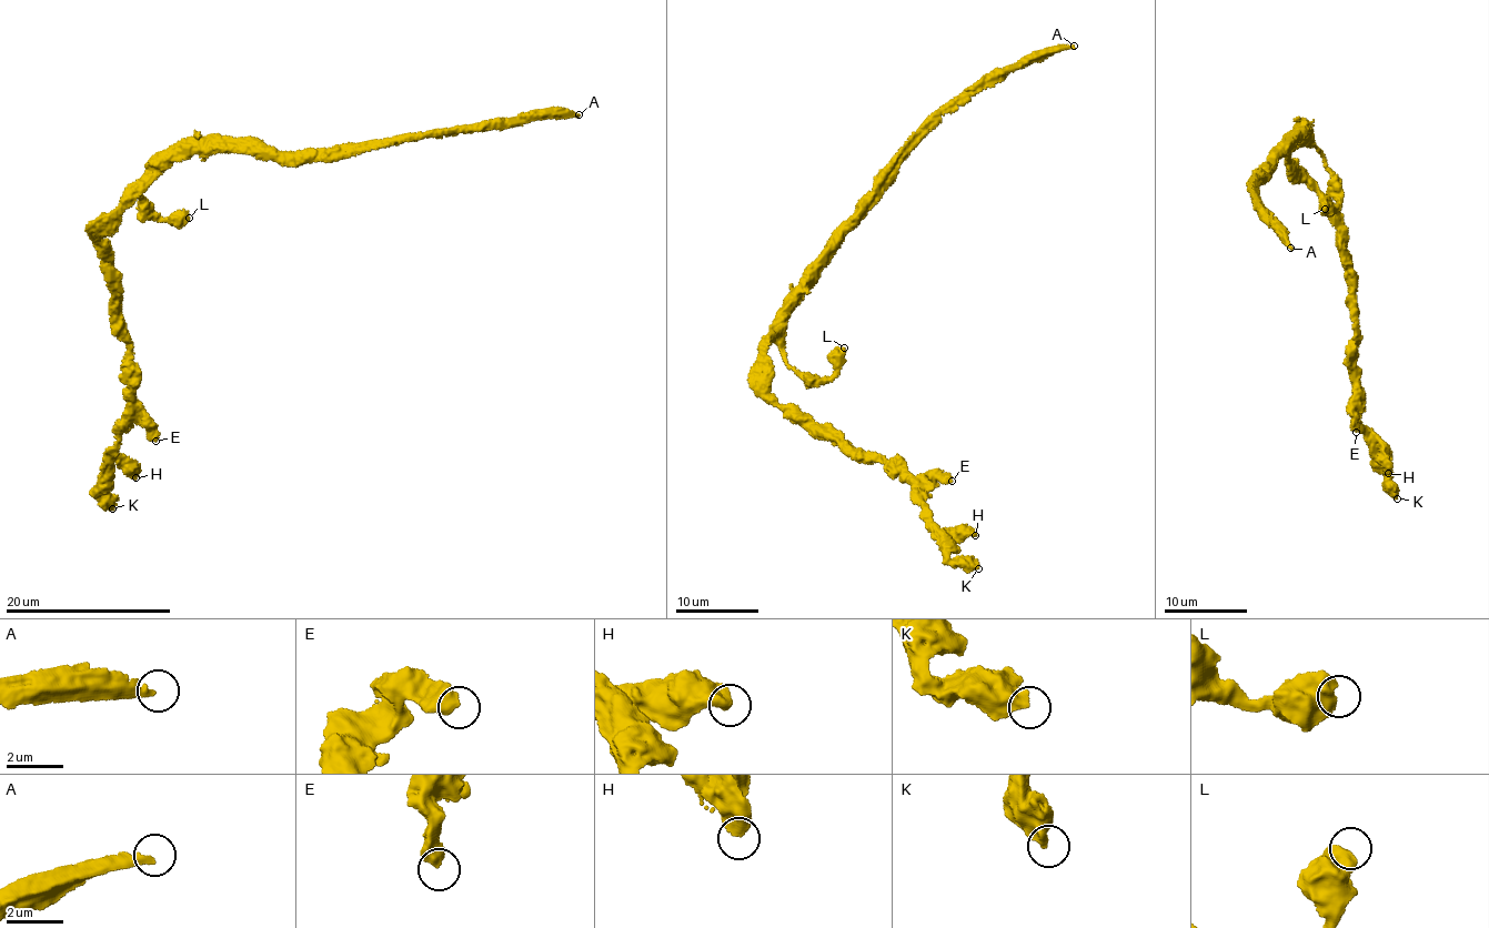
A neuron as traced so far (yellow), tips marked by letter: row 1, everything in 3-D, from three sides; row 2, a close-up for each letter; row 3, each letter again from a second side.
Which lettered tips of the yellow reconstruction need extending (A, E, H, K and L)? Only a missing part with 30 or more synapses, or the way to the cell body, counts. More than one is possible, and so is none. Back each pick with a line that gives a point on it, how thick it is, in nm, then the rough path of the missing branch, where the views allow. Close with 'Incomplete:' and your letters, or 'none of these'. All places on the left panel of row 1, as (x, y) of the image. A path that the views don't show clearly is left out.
A: at (579, 114); 280 nm thick
Incomplete: A

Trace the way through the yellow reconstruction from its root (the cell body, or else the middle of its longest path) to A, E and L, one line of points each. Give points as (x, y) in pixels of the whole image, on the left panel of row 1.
A: (148, 183), (160, 168), (198, 150), (317, 157), (359, 145), (579, 114)
E: (148, 183), (96, 239), (106, 263), (117, 333), (130, 344), (130, 407), (144, 419), (147, 434), (156, 441)
L: (148, 183), (143, 177), (139, 184), (139, 194), (152, 209), (172, 221), (180, 222), (189, 218)

